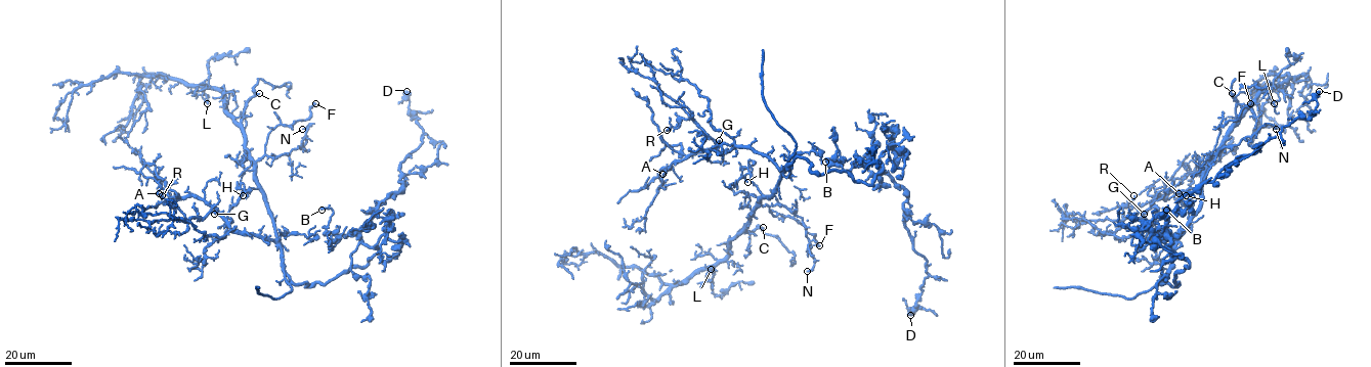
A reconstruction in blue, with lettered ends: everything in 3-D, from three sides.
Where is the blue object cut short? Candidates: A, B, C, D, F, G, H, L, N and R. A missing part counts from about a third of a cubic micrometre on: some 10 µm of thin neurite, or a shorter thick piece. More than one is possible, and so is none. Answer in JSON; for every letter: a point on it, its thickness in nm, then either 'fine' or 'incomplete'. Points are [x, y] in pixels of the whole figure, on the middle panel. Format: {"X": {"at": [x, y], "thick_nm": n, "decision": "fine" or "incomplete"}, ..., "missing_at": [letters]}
{"A": {"at": [662, 174], "thick_nm": 120, "decision": "fine"}, "B": {"at": [825, 162], "thick_nm": 240, "decision": "fine"}, "C": {"at": [763, 227], "thick_nm": 180, "decision": "fine"}, "D": {"at": [910, 315], "thick_nm": 700, "decision": "fine"}, "F": {"at": [819, 245], "thick_nm": 280, "decision": "fine"}, "G": {"at": [719, 140], "thick_nm": 110, "decision": "fine"}, "H": {"at": [747, 182], "thick_nm": 120, "decision": "fine"}, "L": {"at": [711, 269], "thick_nm": 180, "decision": "fine"}, "N": {"at": [807, 271], "thick_nm": 180, "decision": "fine"}, "R": {"at": [667, 130], "thick_nm": 120, "decision": "fine"}, "missing_at": []}

